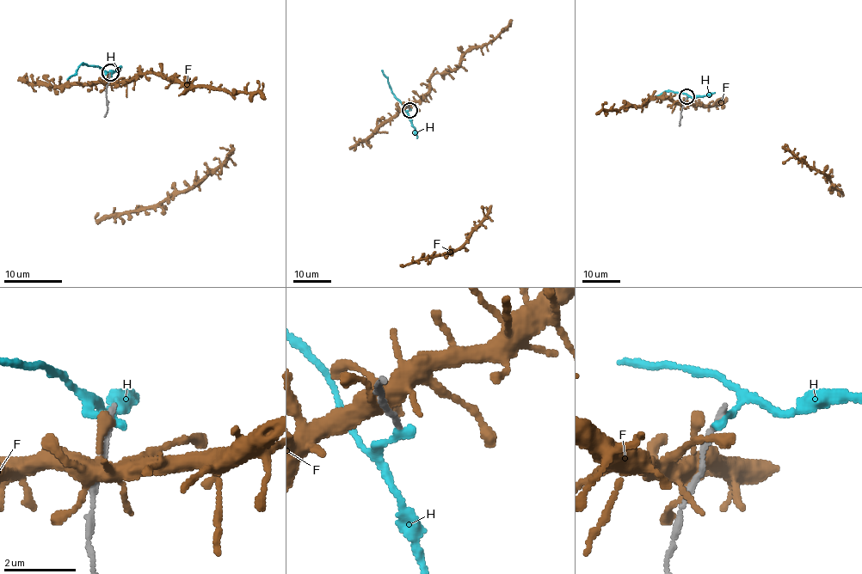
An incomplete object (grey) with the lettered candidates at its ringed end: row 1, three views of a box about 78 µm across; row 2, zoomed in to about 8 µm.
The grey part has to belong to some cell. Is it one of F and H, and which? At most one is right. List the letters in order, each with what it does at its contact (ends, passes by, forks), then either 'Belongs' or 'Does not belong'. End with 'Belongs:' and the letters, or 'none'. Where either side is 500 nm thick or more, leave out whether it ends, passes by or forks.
F: It ends there. Does not belong
H: It ends there. Does not belong
Belongs: none

